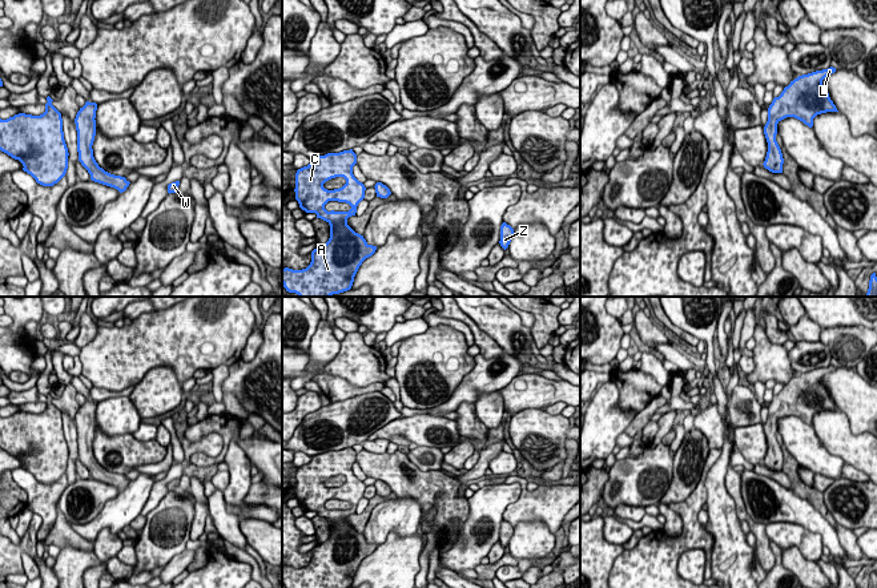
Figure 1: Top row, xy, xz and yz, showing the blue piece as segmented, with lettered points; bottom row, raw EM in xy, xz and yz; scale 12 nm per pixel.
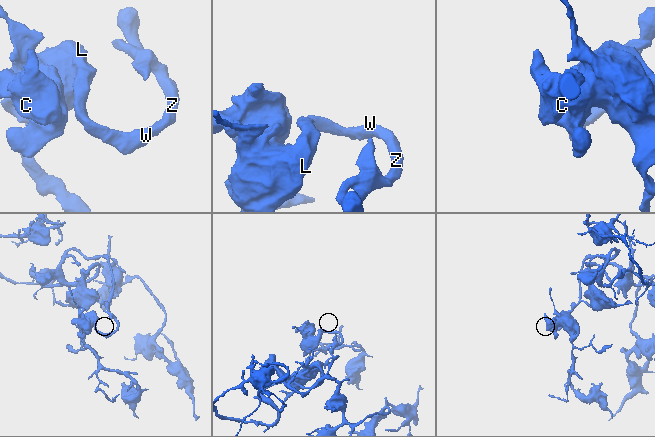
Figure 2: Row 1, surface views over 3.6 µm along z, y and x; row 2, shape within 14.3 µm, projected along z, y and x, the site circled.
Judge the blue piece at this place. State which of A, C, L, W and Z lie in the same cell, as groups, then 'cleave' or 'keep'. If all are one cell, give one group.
A C L W Z; keep

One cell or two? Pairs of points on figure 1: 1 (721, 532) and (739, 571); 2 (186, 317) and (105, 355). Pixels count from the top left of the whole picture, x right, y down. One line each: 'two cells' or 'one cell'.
1: one cell
2: one cell

